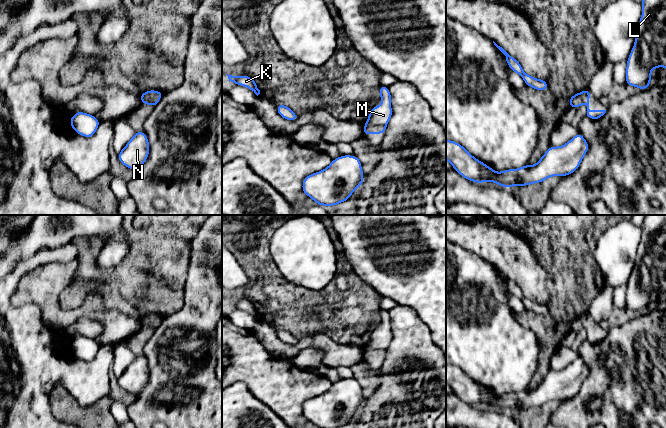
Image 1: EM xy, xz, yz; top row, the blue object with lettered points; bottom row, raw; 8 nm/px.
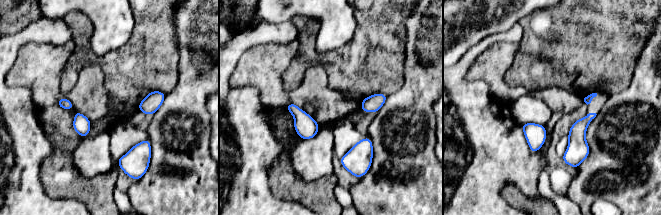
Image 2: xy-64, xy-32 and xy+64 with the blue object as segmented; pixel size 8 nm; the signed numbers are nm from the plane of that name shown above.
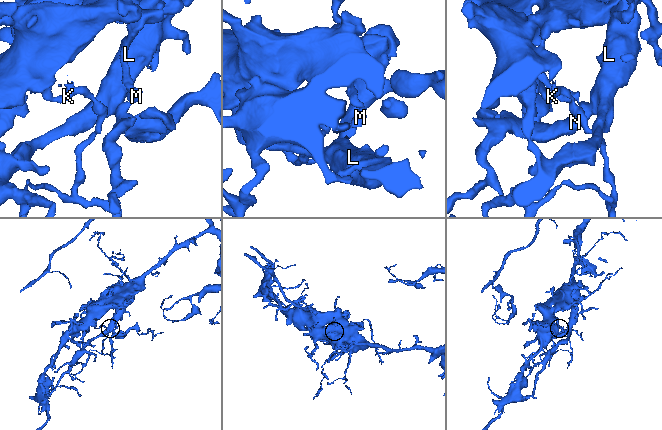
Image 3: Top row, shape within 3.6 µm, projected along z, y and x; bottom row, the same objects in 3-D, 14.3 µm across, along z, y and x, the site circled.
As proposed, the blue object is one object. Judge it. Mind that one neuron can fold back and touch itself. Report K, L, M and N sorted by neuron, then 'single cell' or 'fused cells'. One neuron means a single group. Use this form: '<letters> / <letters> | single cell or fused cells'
K L N / M | fused cells

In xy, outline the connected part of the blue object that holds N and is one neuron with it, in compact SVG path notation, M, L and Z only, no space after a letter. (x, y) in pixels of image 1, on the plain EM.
M136 355L125 371L118 377L119 385L138 396L149 380L149 365L143 355Z

